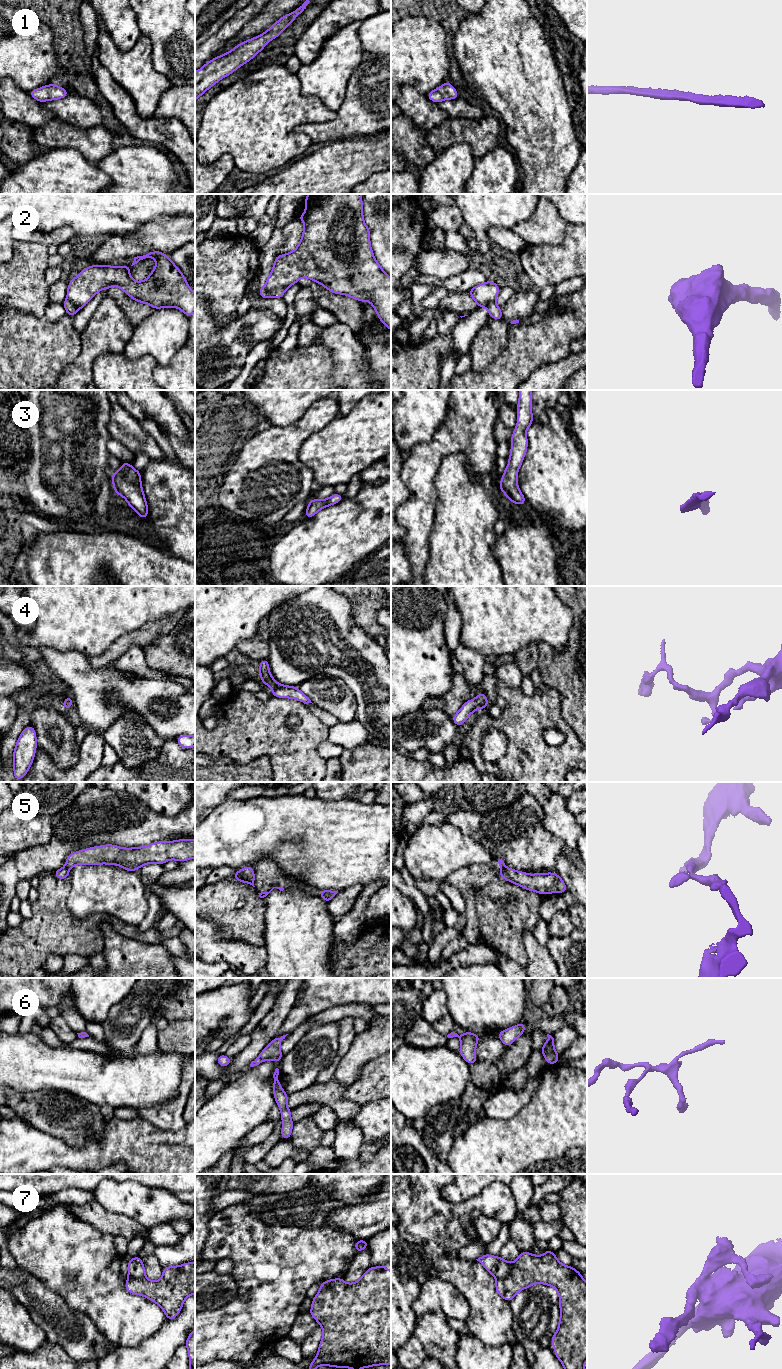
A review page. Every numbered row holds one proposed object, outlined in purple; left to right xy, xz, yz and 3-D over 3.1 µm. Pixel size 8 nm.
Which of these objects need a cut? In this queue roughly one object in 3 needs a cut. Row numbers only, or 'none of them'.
2, 5, 7

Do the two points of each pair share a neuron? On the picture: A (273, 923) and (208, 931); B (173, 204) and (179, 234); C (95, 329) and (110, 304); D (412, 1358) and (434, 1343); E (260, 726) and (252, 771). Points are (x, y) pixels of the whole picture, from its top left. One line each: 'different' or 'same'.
A: different
B: different
C: same
D: same
E: different

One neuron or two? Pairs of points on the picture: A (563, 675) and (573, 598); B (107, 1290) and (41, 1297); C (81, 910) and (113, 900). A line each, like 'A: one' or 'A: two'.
A: one
B: two
C: one

